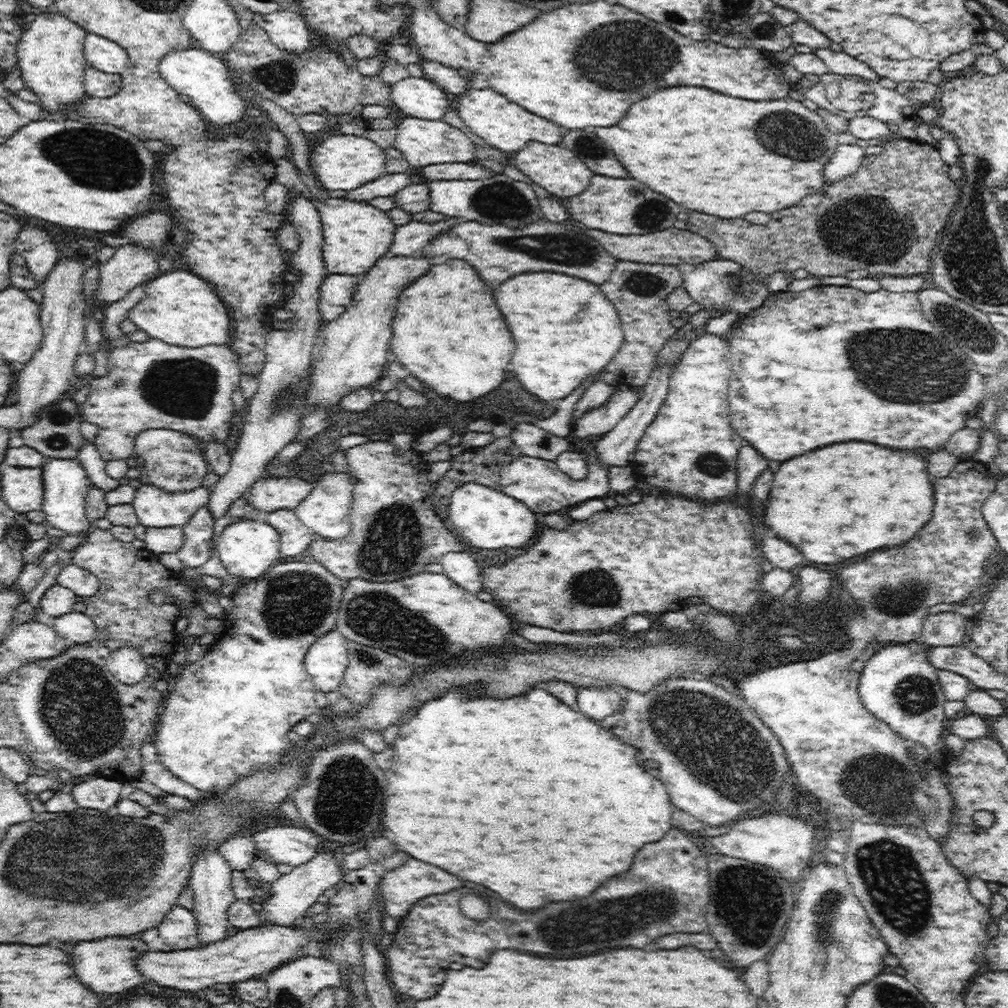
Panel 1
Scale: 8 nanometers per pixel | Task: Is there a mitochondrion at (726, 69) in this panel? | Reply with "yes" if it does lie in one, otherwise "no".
no

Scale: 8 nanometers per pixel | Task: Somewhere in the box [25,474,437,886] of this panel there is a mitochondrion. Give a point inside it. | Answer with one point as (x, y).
(79, 705)

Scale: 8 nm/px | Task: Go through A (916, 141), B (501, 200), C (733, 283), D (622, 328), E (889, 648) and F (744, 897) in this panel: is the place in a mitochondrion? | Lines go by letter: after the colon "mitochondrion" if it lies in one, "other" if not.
A: other
B: mitochondrion
C: mitochondrion
D: other
E: other
F: mitochondrion

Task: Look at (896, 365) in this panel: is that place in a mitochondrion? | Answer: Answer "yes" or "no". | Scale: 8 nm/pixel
yes

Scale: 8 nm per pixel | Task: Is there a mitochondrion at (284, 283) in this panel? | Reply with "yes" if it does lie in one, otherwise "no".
no

